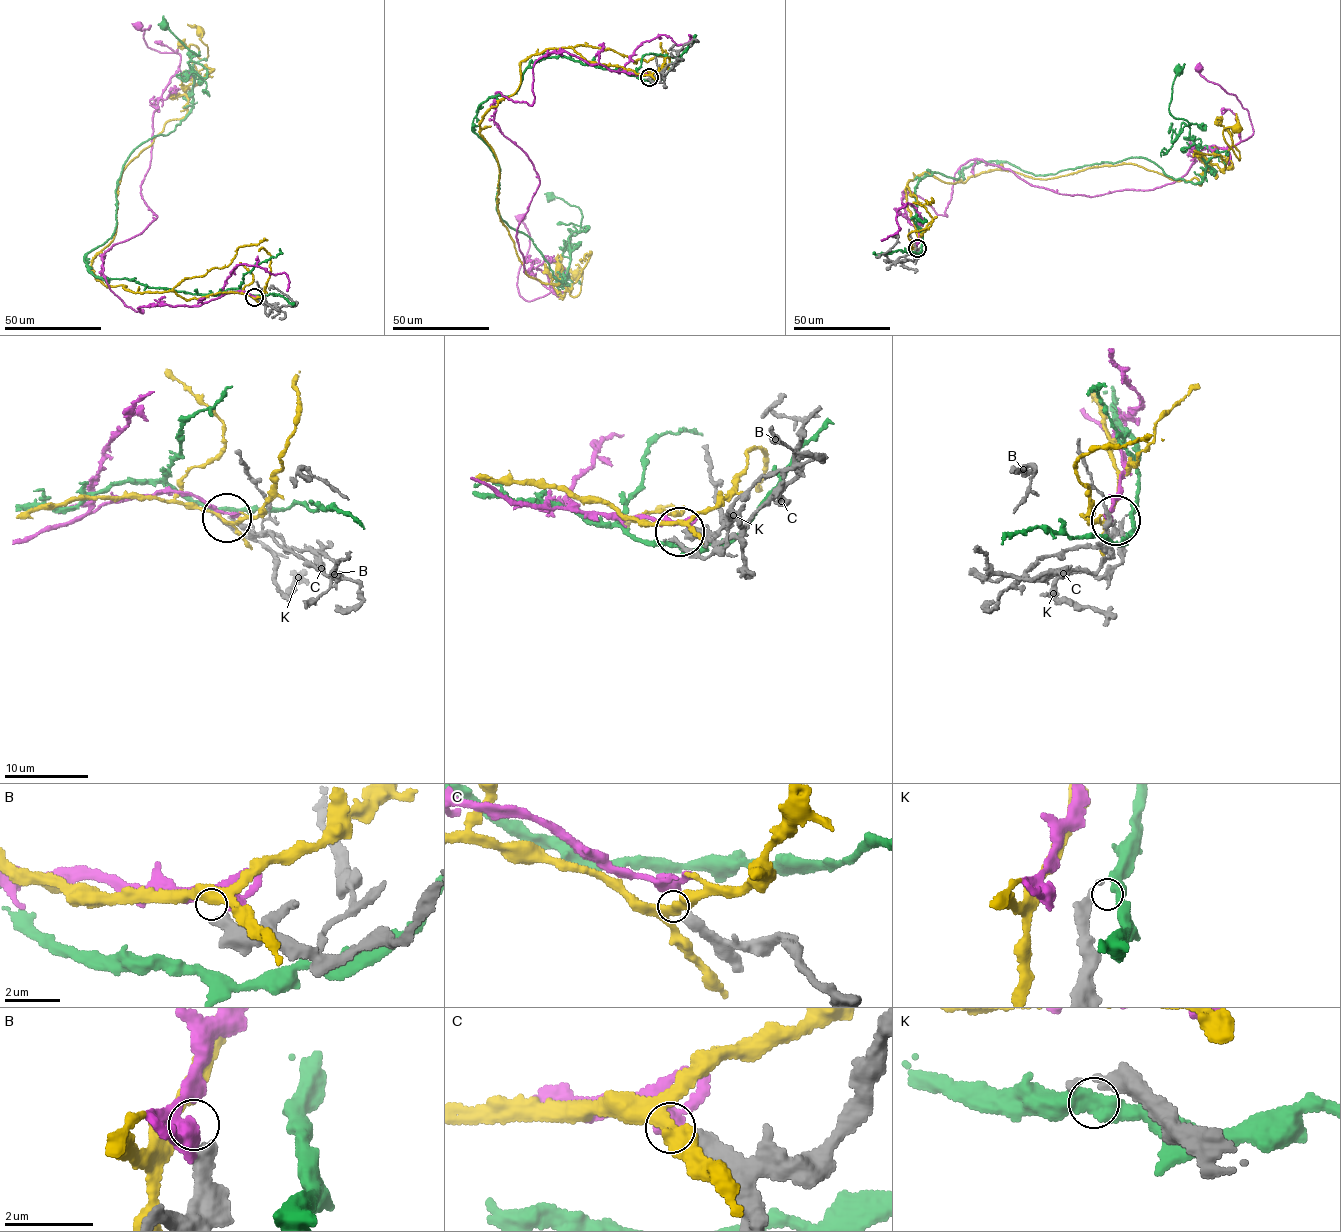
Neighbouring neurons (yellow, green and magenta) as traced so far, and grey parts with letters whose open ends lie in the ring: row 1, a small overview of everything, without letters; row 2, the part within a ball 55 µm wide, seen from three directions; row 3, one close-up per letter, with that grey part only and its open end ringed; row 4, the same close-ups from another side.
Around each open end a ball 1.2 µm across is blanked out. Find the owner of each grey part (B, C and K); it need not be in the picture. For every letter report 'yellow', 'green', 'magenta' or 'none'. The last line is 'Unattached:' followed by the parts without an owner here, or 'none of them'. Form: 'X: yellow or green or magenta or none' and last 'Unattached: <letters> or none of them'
B: none
C: magenta
K: green
Unattached: B

